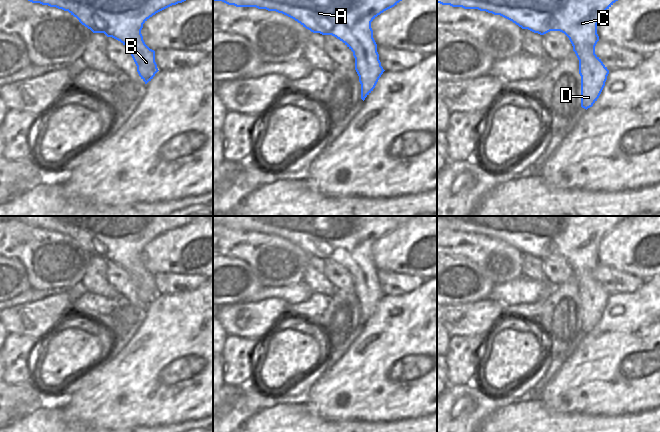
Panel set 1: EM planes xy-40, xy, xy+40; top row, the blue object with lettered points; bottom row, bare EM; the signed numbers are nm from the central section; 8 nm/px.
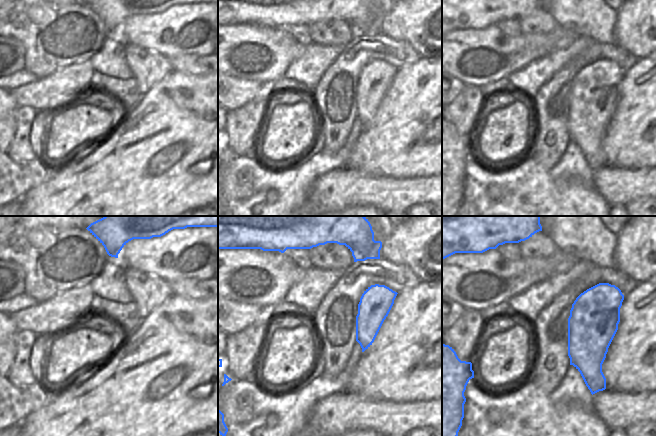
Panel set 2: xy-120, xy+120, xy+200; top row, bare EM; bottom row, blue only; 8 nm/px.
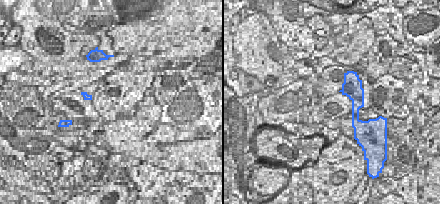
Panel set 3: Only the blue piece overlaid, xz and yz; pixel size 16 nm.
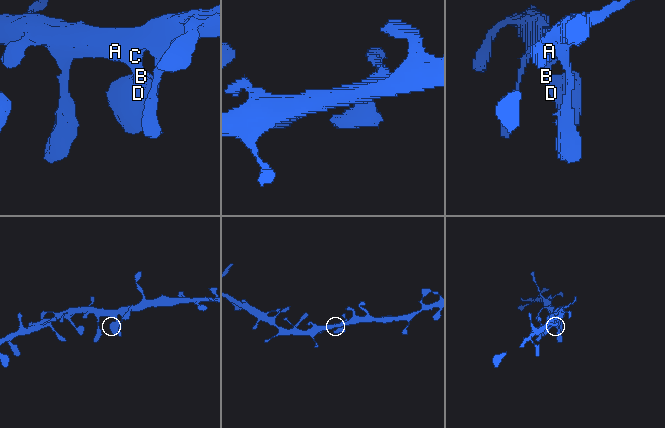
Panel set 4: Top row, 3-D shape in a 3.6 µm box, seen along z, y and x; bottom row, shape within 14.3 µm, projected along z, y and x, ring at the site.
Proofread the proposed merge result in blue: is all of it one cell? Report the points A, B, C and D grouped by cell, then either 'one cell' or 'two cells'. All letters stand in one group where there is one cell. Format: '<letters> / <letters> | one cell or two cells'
A B C D | one cell

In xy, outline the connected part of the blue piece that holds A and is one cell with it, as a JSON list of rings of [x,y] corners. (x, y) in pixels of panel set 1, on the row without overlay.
[[[213,216],[213,225],[236,231],[256,231],[282,237],[313,257],[332,259],[342,265],[355,282],[361,323],[373,315],[385,295],[381,290],[371,246],[413,216]]]

